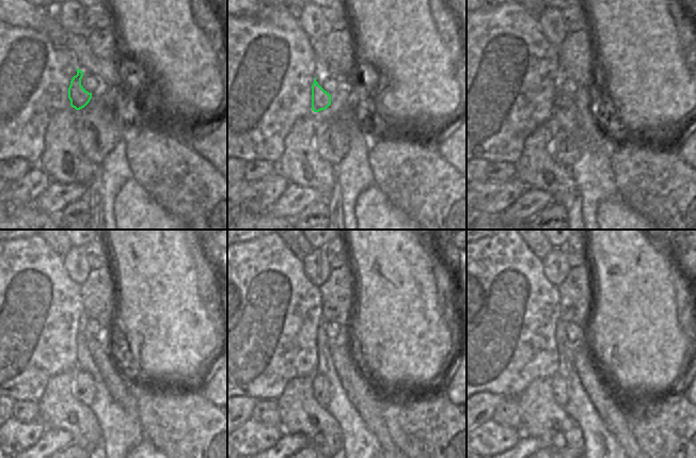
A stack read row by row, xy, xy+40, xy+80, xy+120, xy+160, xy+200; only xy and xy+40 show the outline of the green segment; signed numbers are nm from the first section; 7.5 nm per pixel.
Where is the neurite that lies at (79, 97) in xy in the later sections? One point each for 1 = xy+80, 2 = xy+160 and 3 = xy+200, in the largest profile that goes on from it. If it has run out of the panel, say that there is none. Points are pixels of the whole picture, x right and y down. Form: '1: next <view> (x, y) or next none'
1: next xy+80 (560, 100)
2: next xy+160 (360, 393)
3: next xy+200 (614, 416)

